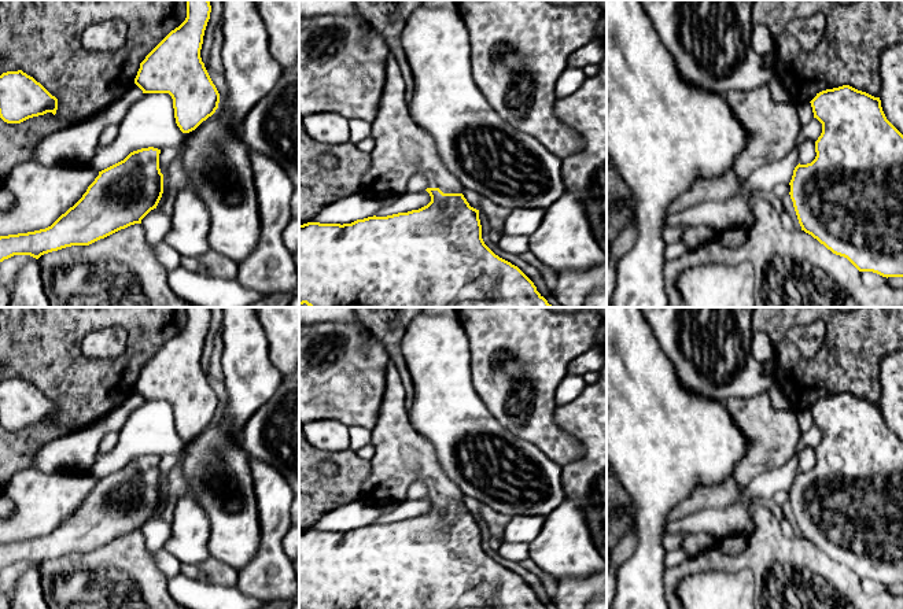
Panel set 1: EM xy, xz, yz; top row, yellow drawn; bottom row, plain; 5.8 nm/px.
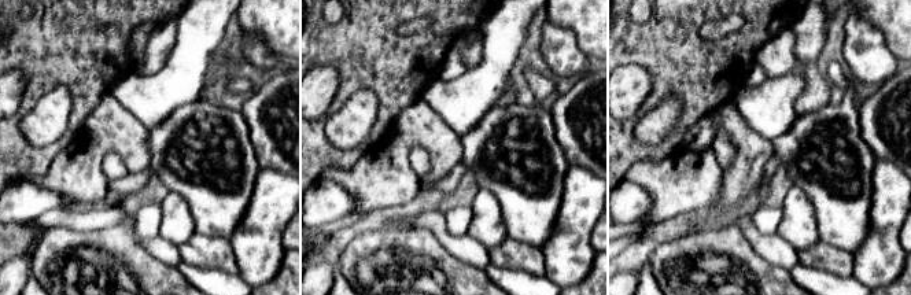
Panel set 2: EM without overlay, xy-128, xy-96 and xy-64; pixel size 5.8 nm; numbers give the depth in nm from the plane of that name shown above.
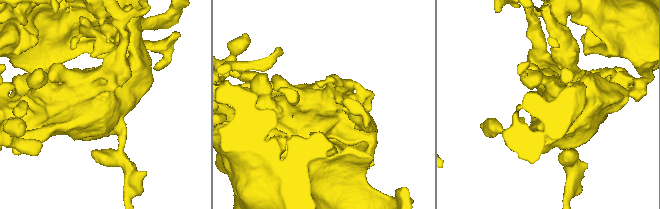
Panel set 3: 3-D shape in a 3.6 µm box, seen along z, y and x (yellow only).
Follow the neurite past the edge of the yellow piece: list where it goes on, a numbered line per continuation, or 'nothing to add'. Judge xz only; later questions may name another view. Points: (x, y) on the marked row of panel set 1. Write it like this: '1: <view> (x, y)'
1: xz (402, 150)

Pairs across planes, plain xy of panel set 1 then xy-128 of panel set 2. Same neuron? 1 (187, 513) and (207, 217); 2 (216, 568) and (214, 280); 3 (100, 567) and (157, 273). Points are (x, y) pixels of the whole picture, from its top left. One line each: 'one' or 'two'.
1: two
2: two
3: one

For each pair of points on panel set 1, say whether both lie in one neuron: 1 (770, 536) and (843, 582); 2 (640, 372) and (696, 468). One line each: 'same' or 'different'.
1: same
2: same

